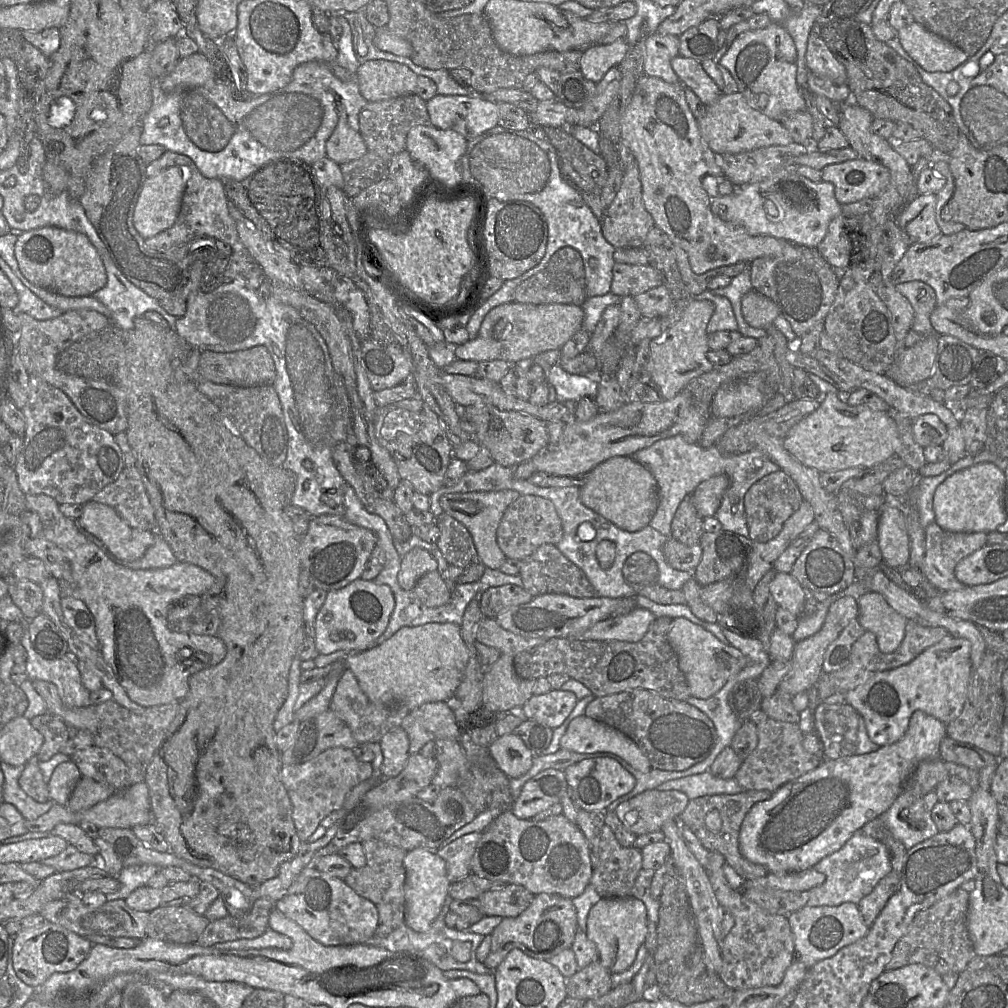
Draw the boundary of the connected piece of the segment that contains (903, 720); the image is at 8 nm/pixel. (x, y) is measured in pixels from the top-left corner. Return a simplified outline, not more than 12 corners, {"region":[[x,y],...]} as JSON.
{"region":[[951,635],[844,692],[882,747],[917,710],[964,708],[971,643]]}

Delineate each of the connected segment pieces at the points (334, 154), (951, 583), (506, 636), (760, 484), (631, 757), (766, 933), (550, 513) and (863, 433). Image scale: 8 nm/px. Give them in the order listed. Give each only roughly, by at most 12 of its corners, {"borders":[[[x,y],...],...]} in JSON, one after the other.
{"borders":[[[338,123],[326,142],[326,156],[338,164],[368,151],[361,133]],[[925,528],[922,573],[941,591],[967,587],[957,564],[987,544],[985,532]],[[483,617],[476,639],[514,657],[548,640],[515,634]],[[782,470],[744,497],[749,539],[768,542],[803,497]],[[585,714],[560,747],[613,753],[642,773],[653,769],[633,739]],[[722,854],[705,868],[735,925],[720,978],[733,990],[778,985],[795,959],[788,919],[731,888]],[[520,496],[505,511],[497,542],[523,560],[563,536],[554,504]],[[838,393],[789,430],[784,447],[821,474],[898,454],[888,411]]]}

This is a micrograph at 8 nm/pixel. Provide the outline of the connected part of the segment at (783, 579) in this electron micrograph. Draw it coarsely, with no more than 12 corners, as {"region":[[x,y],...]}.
{"region":[[777,572],[770,592],[798,618],[809,593],[791,573]]}

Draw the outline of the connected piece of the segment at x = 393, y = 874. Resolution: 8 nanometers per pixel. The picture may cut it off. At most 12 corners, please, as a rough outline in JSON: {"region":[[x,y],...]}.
{"region":[[379,840],[345,883],[377,909],[374,937],[405,923],[407,851]]}

